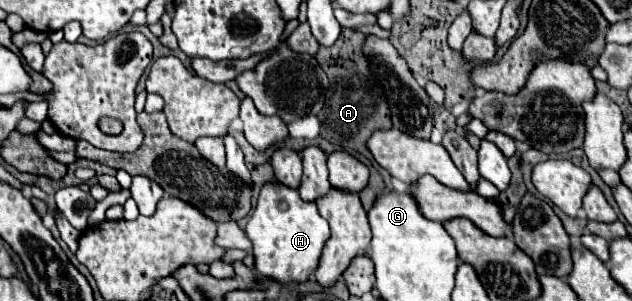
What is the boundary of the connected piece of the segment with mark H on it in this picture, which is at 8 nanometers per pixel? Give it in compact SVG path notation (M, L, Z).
M271 181L261 187L245 233L253 243L255 267L263 277L271 277L279 283L305 281L309 271L319 263L321 249L329 237L329 223L319 215L315 203L305 203L299 197L297 189Z

